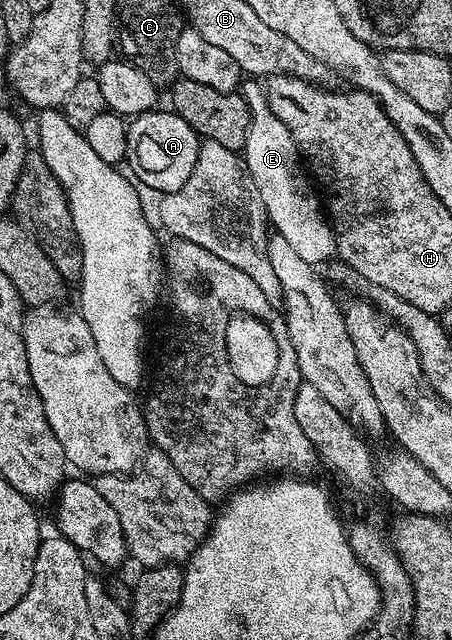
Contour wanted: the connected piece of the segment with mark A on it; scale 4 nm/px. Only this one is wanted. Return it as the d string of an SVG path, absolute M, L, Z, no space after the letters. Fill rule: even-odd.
M158 112L142 113L129 122L126 130L125 160L130 163L129 172L139 182L154 187L162 194L167 194L180 191L180 187L188 183L188 175L192 175L192 169L196 167L200 138L197 131L179 113Z

